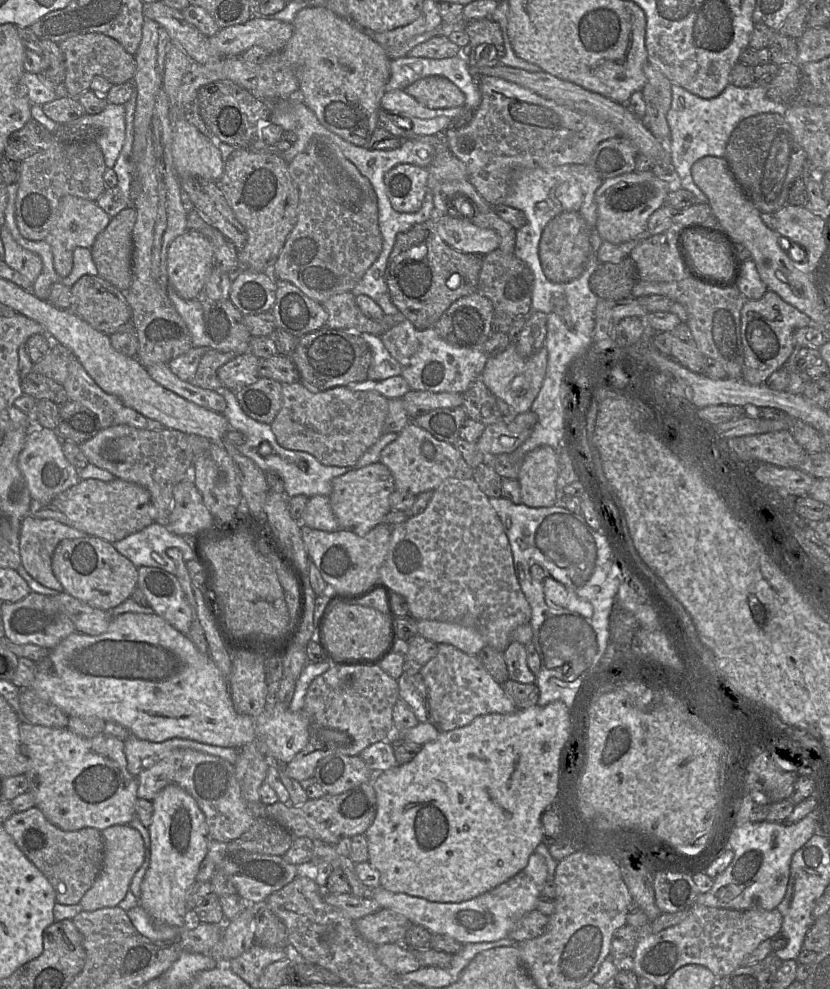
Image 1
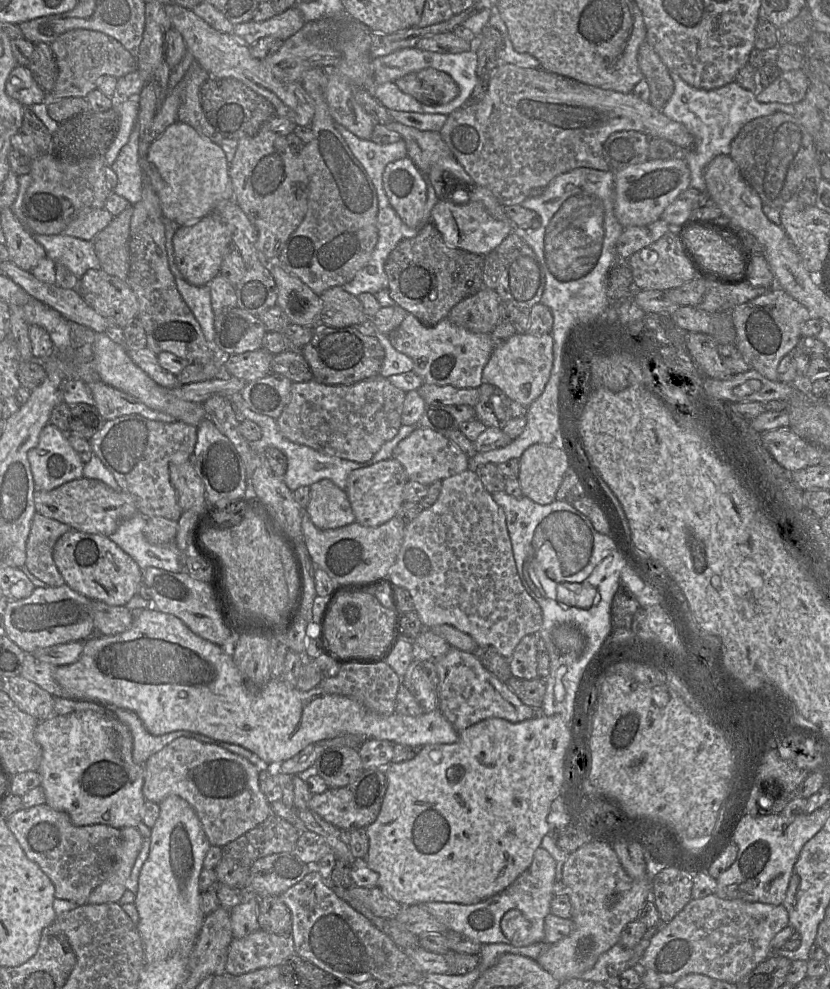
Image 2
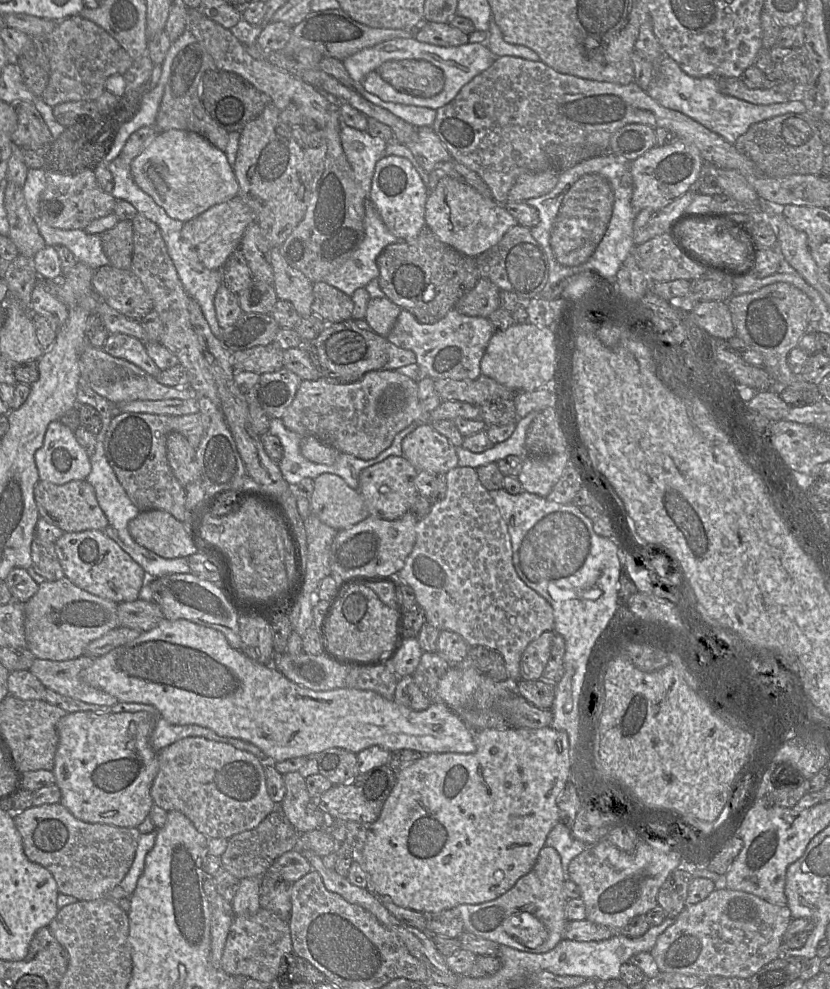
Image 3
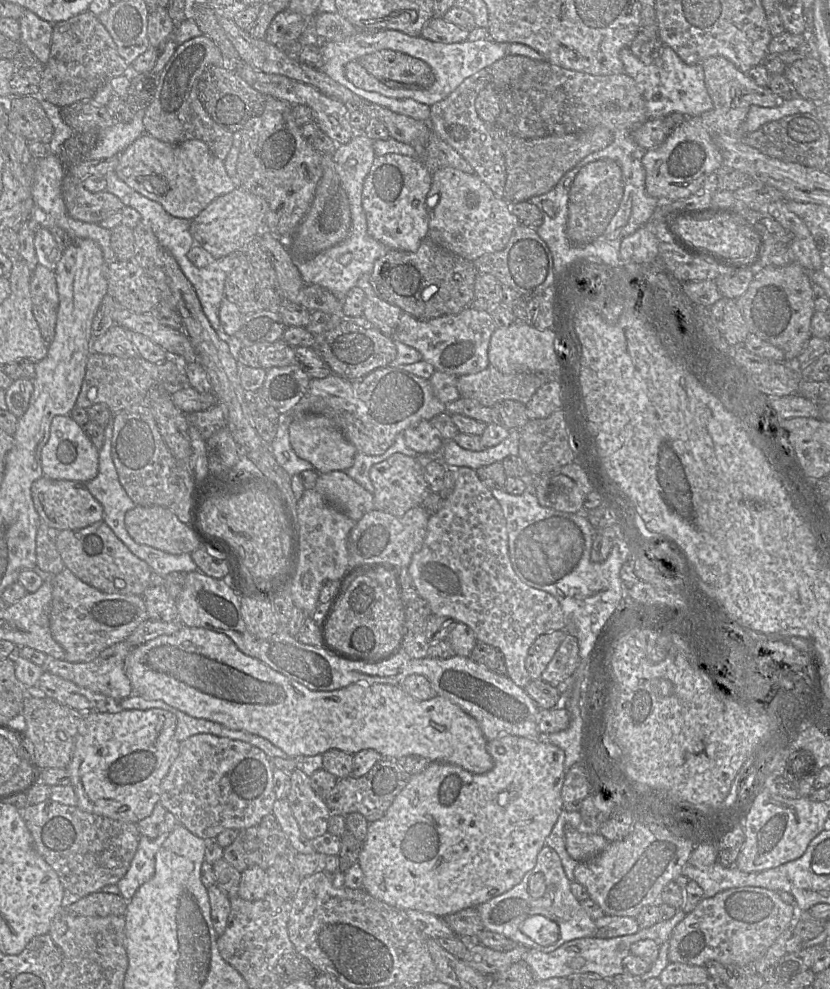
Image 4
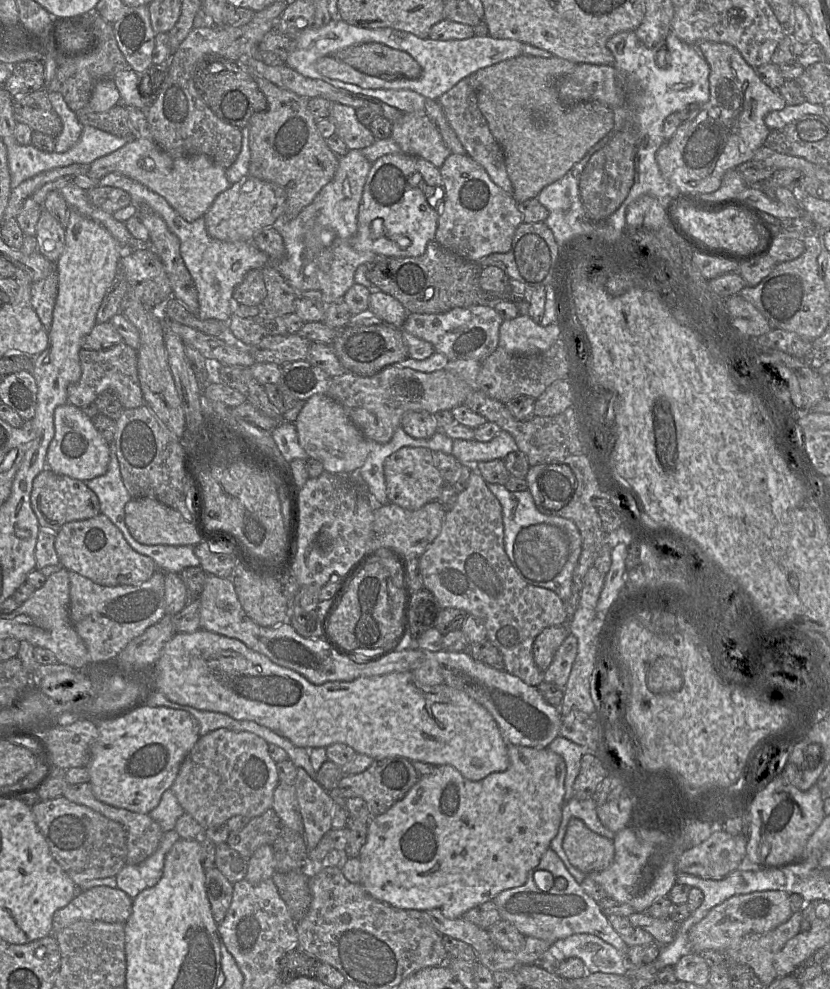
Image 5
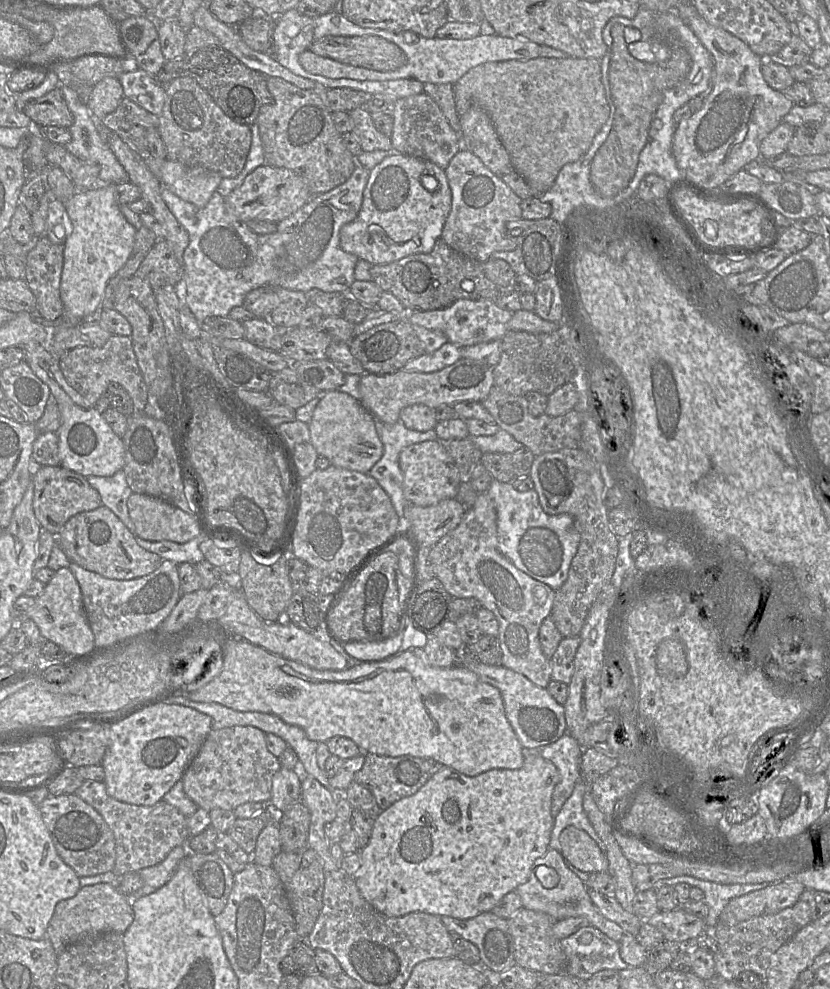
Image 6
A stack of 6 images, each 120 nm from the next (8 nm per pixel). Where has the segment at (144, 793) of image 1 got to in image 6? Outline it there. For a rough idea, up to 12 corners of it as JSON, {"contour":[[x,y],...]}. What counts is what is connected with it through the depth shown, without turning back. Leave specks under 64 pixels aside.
{"contour":[[253,726],[211,731],[181,778],[210,812],[268,804],[279,758]]}

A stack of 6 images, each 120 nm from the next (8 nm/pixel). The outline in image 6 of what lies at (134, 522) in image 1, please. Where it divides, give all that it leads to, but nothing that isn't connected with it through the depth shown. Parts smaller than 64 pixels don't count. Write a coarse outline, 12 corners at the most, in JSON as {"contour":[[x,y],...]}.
{"contour":[[33,468],[33,510],[58,536],[67,521],[102,505],[86,477]]}

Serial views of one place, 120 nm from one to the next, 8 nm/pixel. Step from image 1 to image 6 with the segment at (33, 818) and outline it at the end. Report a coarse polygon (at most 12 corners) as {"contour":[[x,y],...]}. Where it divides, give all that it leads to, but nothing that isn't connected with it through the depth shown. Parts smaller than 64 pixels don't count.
{"contour":[[76,794],[38,806],[79,878],[113,871],[114,835]]}

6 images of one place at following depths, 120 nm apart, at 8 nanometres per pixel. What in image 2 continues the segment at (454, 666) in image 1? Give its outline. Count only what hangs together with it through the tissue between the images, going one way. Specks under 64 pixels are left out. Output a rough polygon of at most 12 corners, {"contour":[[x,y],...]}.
{"contour":[[471,652],[434,659],[438,709],[459,732],[537,711]]}

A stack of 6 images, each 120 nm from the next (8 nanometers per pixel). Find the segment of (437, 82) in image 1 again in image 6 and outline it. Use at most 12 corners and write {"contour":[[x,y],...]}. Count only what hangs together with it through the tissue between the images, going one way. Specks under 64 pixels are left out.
{"contour":[[326,36],[308,49],[376,71],[406,62],[395,44],[372,36]]}

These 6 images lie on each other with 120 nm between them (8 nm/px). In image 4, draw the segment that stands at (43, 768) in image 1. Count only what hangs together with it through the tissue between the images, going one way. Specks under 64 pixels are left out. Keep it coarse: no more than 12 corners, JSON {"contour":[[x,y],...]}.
{"contour":[[83,713],[77,807],[148,817],[179,754],[175,715]]}

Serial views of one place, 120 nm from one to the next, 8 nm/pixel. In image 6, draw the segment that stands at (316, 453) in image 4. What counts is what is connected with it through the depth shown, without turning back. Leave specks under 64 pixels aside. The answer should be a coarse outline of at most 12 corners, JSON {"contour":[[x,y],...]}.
{"contour":[[321,393],[309,442],[330,465],[367,474],[383,455],[374,416]]}

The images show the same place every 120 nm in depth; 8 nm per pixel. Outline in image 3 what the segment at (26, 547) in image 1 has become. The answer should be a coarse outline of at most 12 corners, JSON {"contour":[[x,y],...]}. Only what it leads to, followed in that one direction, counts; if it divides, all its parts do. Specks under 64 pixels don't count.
{"contour":[[40,517],[31,544],[32,568],[62,579],[57,540],[63,530]]}

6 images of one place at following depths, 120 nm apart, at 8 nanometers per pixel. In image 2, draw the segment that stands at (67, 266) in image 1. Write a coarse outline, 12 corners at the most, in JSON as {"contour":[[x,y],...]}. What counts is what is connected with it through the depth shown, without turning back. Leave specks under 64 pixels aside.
{"contour":[[104,207],[84,209],[62,234],[93,241],[114,216]]}

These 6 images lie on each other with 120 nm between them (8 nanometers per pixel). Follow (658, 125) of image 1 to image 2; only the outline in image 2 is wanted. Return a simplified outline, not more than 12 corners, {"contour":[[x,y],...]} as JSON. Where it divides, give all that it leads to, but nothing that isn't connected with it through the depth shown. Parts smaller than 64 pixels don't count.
{"contour":[[647,41],[637,59],[661,111],[674,92],[669,69]]}

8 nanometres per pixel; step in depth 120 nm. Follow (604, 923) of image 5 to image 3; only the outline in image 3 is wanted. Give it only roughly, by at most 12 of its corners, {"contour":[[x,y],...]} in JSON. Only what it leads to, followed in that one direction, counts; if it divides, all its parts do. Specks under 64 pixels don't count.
{"contour":[[560,855],[488,902],[451,910],[467,932],[545,953],[568,922]]}

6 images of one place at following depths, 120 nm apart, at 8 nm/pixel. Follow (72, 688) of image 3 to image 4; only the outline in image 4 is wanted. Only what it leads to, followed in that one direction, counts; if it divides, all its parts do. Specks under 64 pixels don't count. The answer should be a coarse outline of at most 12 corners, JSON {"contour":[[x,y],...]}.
{"contour":[[127,641],[90,662],[49,659],[44,671],[114,702],[132,695]]}

